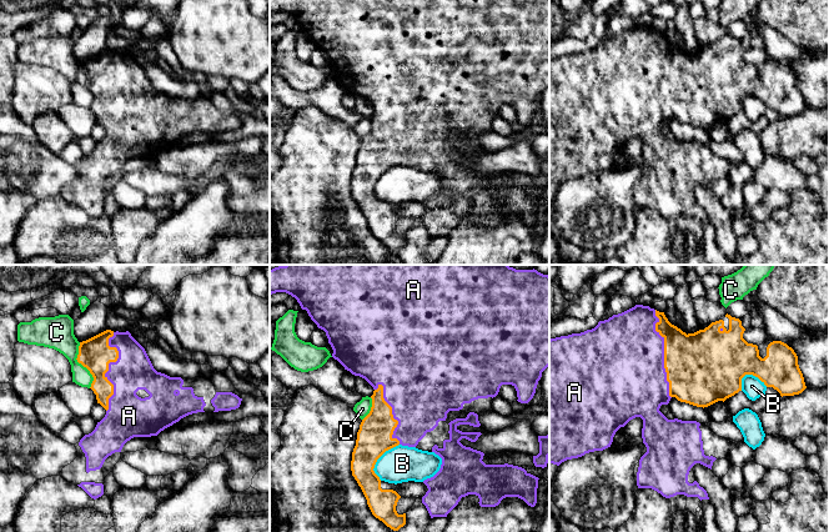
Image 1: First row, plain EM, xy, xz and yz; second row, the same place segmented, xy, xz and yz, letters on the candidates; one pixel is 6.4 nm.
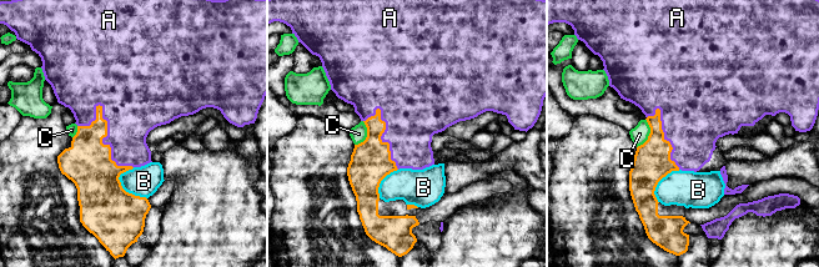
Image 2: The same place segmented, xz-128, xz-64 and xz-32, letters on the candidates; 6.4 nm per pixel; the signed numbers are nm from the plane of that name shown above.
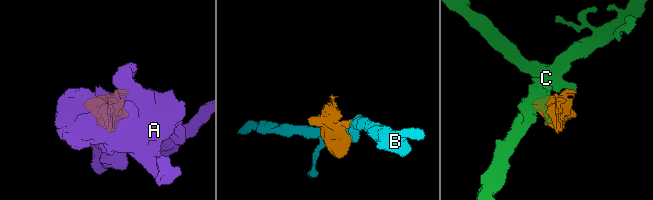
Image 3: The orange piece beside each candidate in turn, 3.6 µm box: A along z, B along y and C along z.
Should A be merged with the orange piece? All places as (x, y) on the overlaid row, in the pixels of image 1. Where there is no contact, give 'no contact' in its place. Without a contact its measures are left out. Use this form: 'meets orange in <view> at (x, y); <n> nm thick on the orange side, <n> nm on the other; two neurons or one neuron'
meets orange in xy at (107, 369); 200 nm thick on the orange side, 260 nm on the other; one neuron

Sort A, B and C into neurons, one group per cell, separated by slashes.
A / B / C

